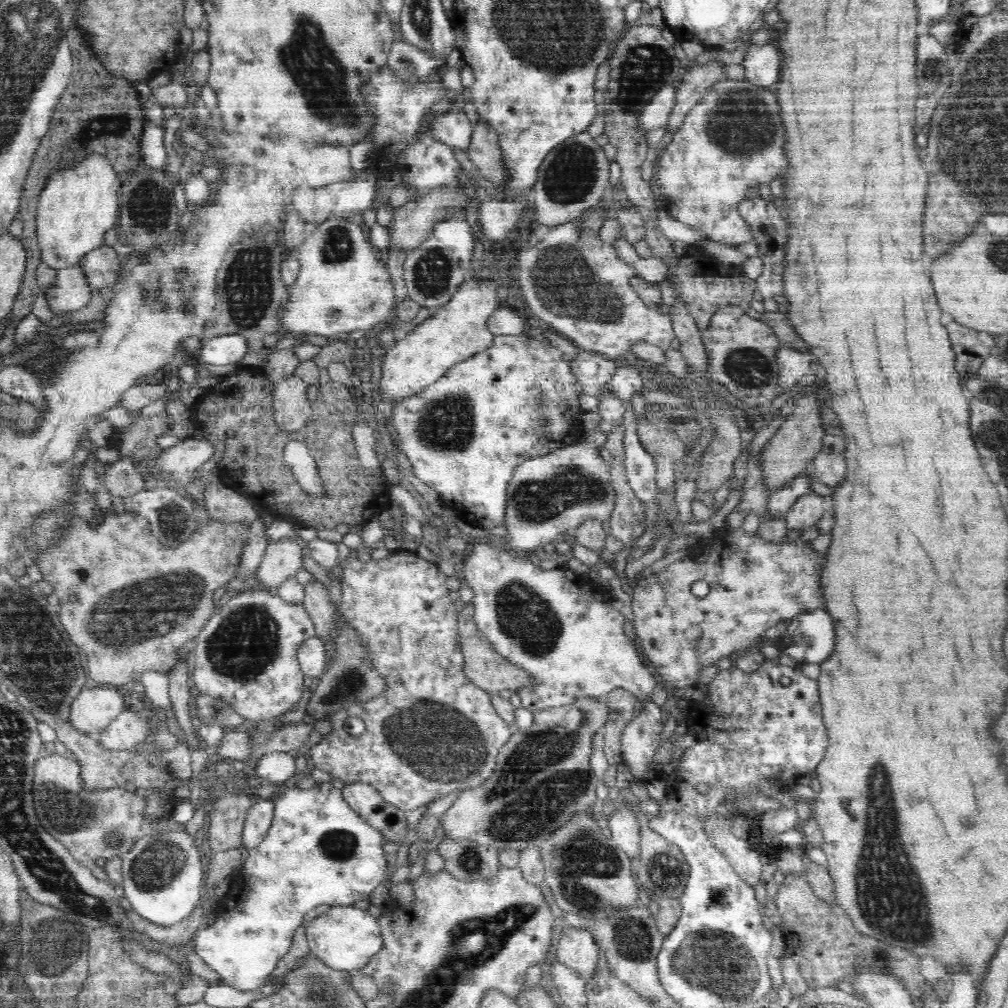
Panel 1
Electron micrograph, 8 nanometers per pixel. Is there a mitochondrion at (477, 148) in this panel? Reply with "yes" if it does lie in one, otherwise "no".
no

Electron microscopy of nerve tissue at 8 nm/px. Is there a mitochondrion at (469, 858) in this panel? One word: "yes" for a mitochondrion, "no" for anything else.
yes

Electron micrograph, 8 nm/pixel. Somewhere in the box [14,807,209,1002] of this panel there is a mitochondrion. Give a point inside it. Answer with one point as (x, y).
(54, 948)

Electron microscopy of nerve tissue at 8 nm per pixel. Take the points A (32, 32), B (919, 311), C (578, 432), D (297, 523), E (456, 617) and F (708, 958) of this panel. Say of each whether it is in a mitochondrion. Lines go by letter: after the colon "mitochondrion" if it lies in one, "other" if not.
A: mitochondrion
B: other
C: other
D: other
E: other
F: mitochondrion

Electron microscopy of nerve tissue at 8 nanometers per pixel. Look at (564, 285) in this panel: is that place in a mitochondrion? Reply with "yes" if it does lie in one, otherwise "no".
yes

